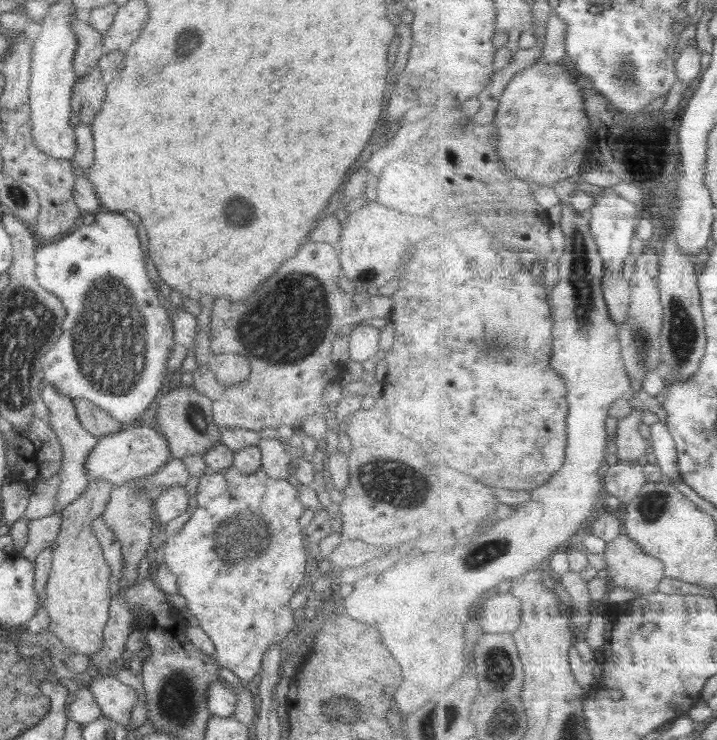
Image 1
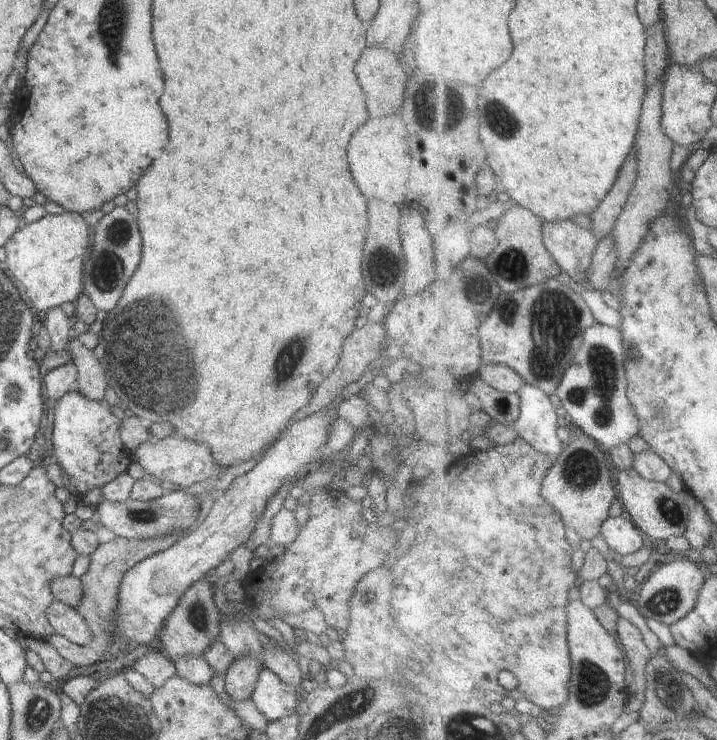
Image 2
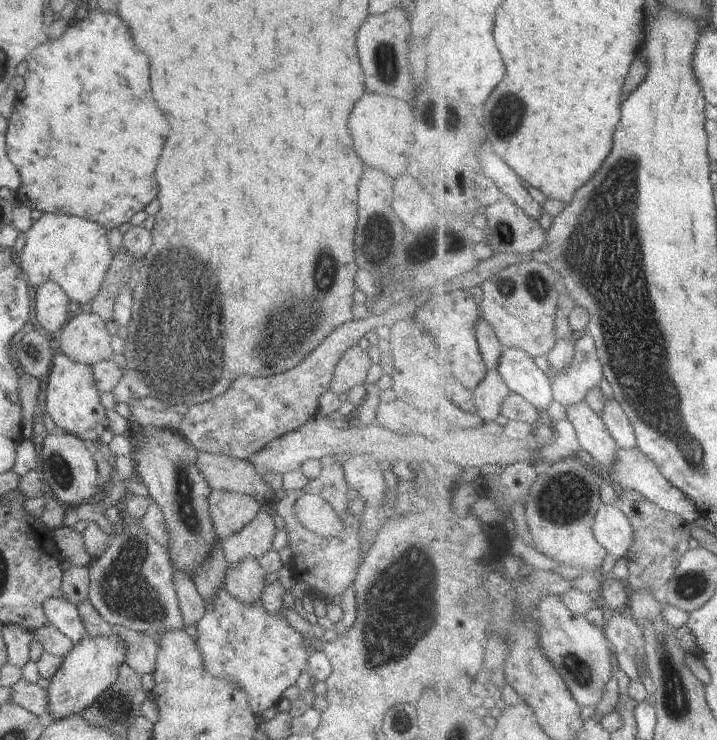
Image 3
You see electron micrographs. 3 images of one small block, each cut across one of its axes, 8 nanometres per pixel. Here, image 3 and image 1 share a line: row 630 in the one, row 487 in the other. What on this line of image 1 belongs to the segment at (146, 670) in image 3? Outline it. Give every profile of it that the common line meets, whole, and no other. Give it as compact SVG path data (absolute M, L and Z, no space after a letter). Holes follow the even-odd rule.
M134 481L127 484L114 484L109 496L108 504L102 514L107 527L113 535L120 541L121 554L123 555L121 588L127 589L137 582L138 566L142 558L154 550L154 536L152 535L152 522L155 517L153 501L146 497L137 497L133 493ZM152 540L152 542L150 542ZM148 546L152 546L148 550Z

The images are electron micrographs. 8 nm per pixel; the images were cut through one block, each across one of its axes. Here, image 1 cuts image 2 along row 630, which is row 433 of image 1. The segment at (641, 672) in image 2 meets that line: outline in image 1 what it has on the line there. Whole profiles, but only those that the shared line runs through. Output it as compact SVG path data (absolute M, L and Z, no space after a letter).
M635 409L618 421L620 430L617 432L616 444L619 461L637 462L642 456L649 455L648 448L652 443L640 434L647 412L646 409Z

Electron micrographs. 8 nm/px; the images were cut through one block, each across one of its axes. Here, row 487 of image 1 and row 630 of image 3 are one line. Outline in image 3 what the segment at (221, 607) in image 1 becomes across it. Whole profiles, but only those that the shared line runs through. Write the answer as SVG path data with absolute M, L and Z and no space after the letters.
M225 587L216 592L214 600L204 604L206 605L204 616L196 624L198 635L196 643L202 653L206 672L220 680L232 680L246 694L252 712L256 716L262 716L267 708L277 706L284 690L296 684L302 672L308 669L311 648L304 634L296 632L282 613L274 616L266 612L260 599L254 604L242 604L240 600L236 600L232 594L228 593Z

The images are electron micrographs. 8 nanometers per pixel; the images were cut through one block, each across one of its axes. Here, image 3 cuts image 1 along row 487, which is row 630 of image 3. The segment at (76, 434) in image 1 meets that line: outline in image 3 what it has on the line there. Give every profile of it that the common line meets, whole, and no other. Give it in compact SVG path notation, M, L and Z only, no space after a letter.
M48 598L42 604L48 623L57 628L66 638L78 644L87 637L76 605L62 599Z

